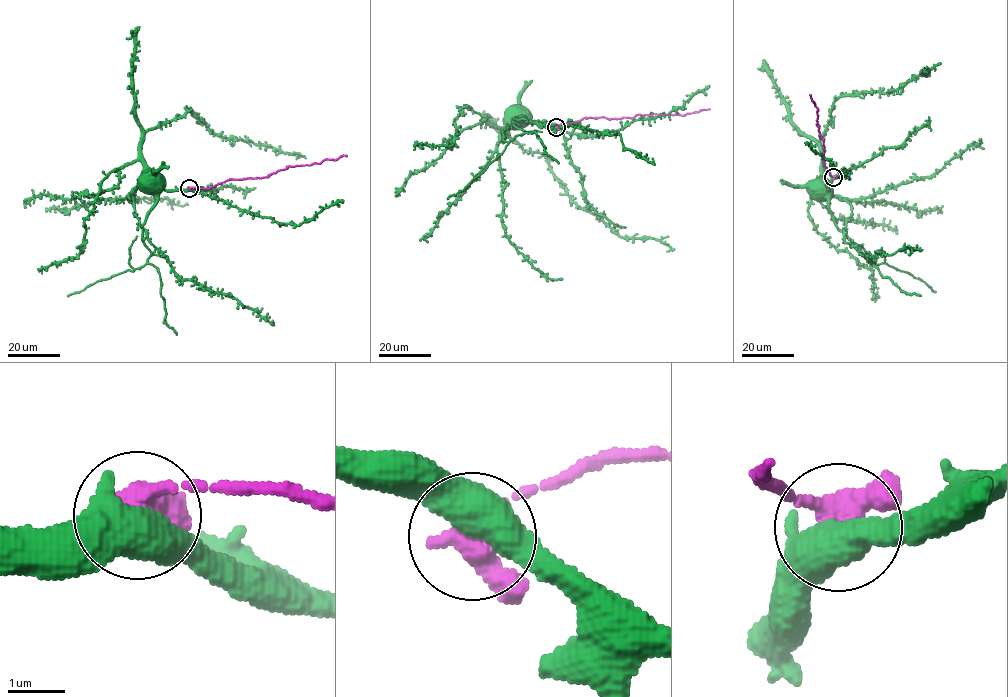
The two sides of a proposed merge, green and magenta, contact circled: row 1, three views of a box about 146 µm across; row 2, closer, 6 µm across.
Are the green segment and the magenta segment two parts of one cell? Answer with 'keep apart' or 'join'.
keep apart

